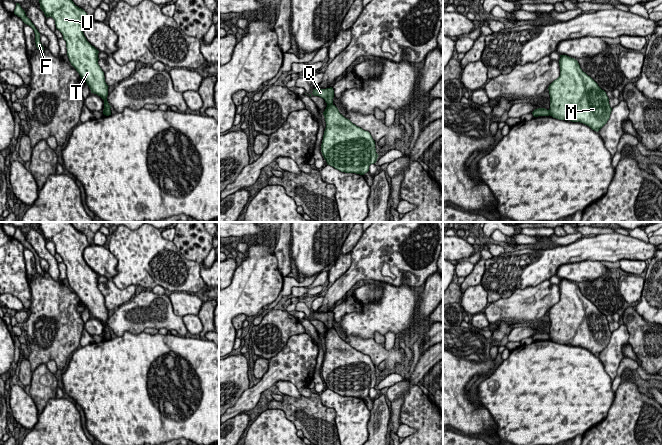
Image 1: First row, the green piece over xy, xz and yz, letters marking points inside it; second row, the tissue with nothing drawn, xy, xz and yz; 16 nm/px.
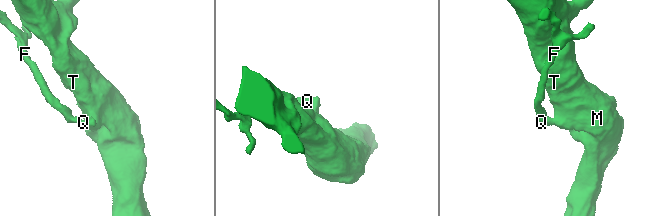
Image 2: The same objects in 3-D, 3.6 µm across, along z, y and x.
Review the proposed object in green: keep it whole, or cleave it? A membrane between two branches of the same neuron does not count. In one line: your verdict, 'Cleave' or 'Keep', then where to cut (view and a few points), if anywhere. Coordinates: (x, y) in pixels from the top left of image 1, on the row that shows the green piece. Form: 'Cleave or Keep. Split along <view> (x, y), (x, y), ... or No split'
Cleave. Split along xz (332, 103), (327, 106)

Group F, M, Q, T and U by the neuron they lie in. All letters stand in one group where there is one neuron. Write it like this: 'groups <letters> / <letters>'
groups F Q / M T U

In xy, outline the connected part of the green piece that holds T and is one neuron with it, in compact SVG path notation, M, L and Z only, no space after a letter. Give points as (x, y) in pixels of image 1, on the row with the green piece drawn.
M39 0L39 3L45 16L52 17L56 29L62 33L71 65L87 83L91 93L104 100L104 115L111 115L111 106L107 101L109 86L98 64L99 51L87 41L83 33L84 25L90 21L87 13L72 0Z

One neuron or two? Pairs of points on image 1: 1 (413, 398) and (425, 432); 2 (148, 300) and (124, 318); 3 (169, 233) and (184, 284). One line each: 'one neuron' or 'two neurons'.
1: one neuron
2: one neuron
3: two neurons

